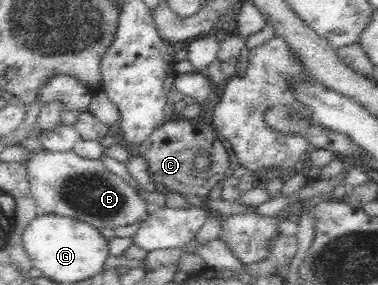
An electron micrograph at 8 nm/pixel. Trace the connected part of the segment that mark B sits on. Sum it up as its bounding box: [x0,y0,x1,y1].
[24,150,149,230]

